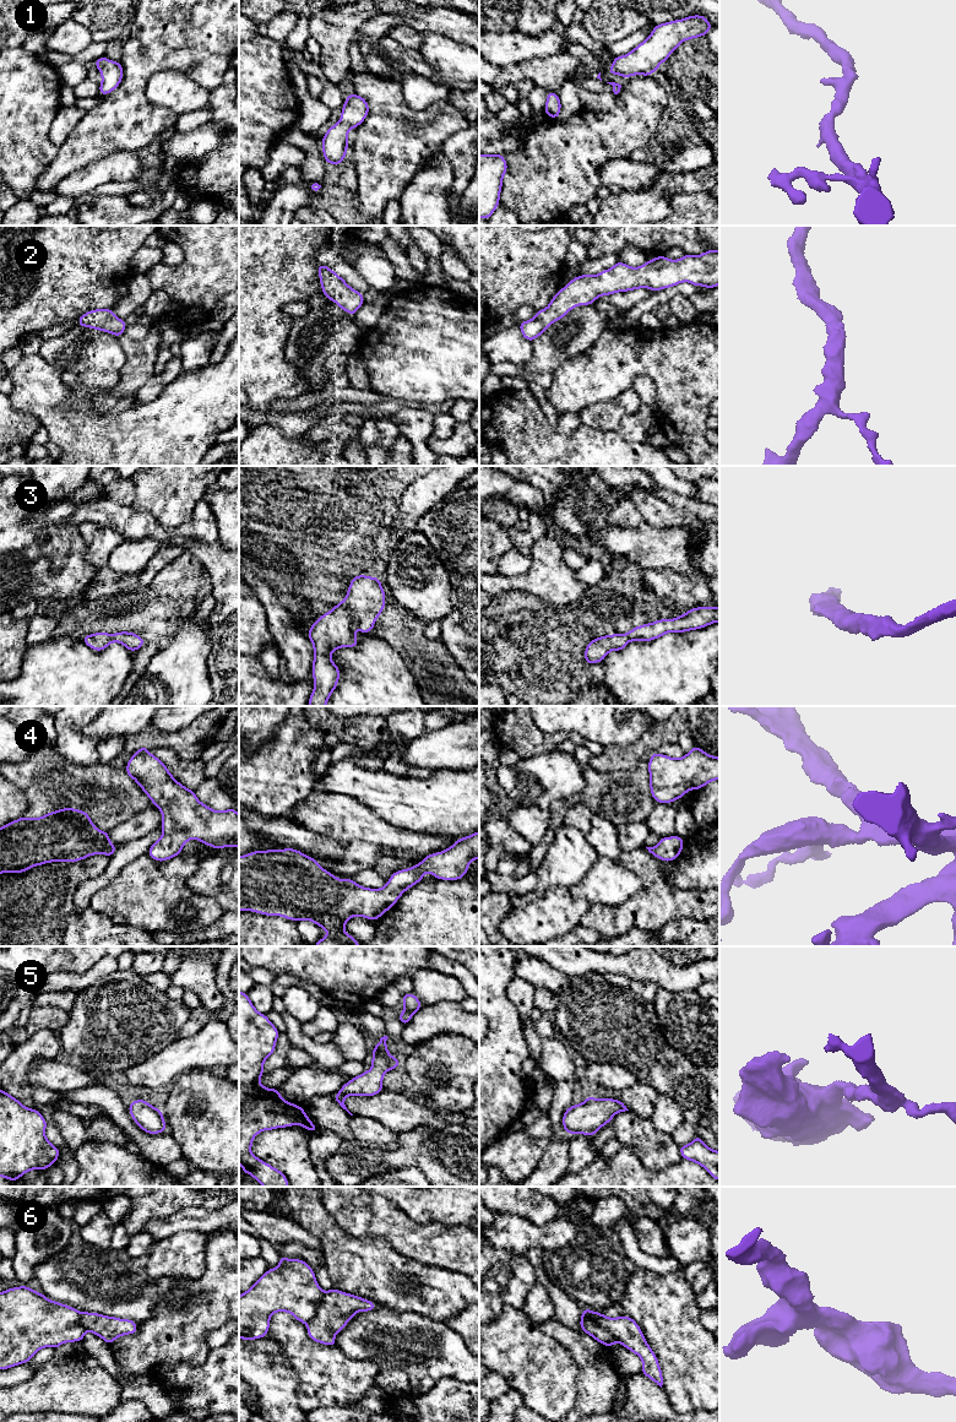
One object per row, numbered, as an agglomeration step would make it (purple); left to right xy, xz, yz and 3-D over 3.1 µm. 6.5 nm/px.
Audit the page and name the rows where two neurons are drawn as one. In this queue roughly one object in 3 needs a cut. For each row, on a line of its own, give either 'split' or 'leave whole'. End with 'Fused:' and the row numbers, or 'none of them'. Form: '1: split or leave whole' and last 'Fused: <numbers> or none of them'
1: leave whole
2: leave whole
3: leave whole
4: leave whole
5: leave whole
6: split
Fused: 6

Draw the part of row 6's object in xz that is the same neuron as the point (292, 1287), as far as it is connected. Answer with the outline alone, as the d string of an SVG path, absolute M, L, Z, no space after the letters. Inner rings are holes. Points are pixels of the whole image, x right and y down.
M279 1257L277 1268L268 1269L239 1296L239 1339L266 1337L270 1318L277 1312L288 1312L298 1321L308 1323L316 1315L324 1293L304 1260Z

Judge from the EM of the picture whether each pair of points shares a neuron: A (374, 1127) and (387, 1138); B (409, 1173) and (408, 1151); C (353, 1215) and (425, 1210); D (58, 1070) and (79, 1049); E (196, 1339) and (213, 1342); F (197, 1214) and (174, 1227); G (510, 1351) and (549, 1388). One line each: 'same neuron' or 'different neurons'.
A: same neuron
B: different neurons
C: different neurons
D: different neurons
E: different neurons
F: same neuron
G: same neuron

